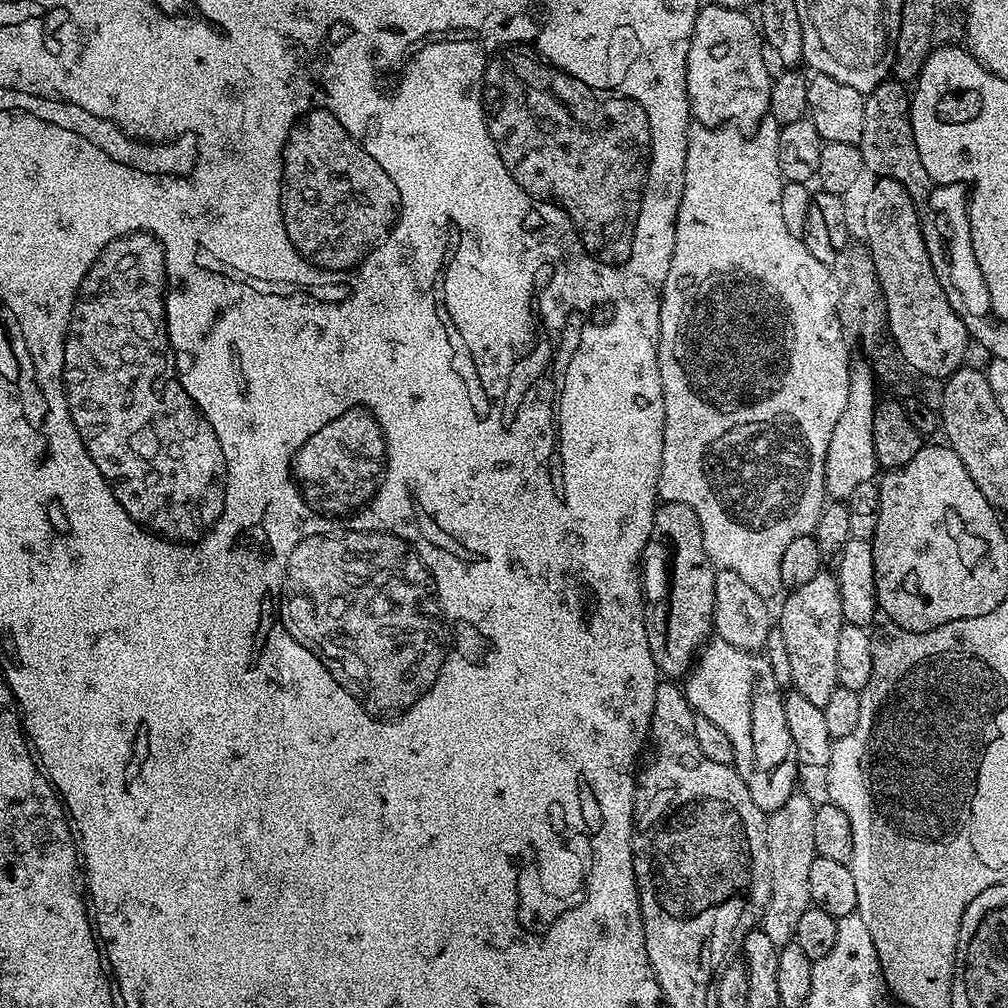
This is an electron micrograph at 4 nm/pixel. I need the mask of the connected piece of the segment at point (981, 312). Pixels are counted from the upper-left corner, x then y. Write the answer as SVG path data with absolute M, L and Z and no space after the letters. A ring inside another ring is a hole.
M946 183L935 185L929 194L926 206L938 216L934 220L934 226L941 234L948 236L948 244L944 252L946 262L937 265L937 275L942 277L944 291L950 306L963 320L969 331L972 328L972 320L980 320L980 324L989 324L991 316L990 290L987 289L986 280L982 276L981 267L974 255L972 231L969 226L968 202L970 190L962 183ZM944 216L944 220L942 217ZM945 224L945 226L944 226Z

